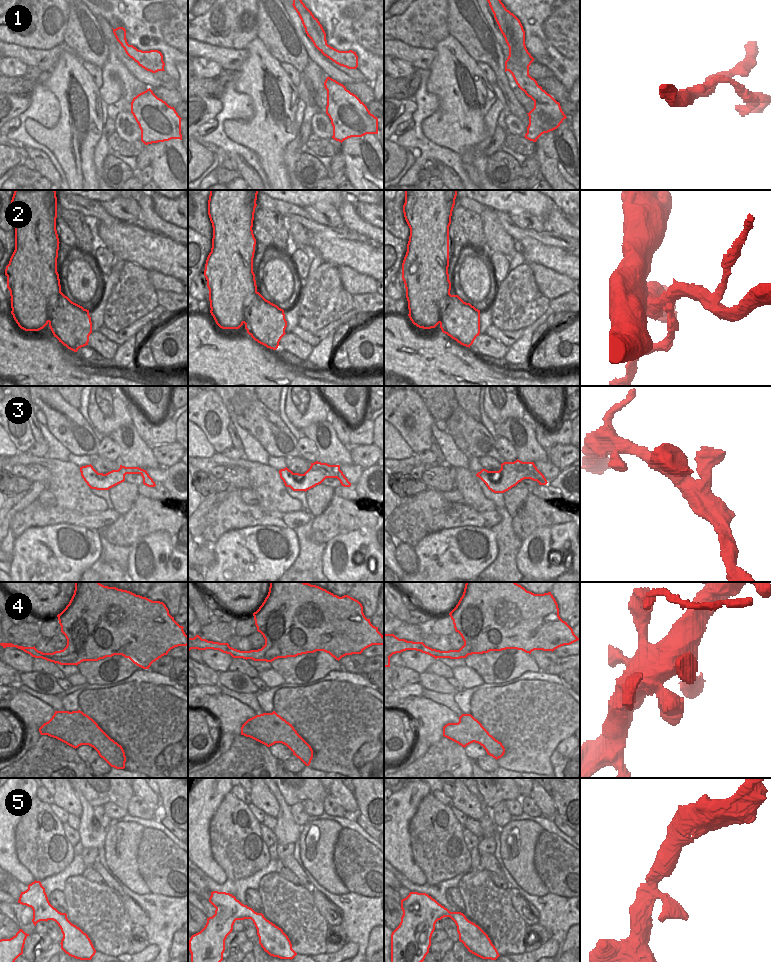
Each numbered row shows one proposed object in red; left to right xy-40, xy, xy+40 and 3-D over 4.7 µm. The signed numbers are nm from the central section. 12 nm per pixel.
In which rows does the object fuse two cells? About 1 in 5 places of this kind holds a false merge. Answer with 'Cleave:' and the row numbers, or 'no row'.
Cleave: 1, 2

